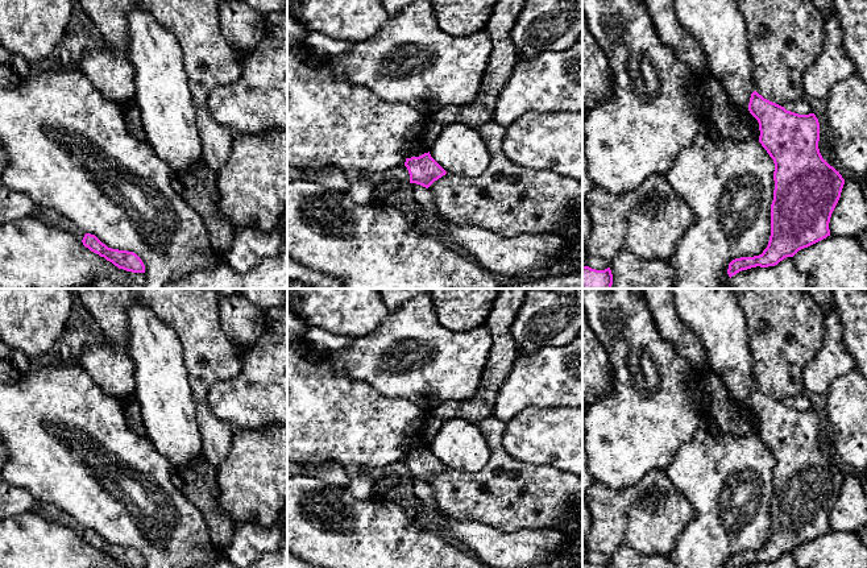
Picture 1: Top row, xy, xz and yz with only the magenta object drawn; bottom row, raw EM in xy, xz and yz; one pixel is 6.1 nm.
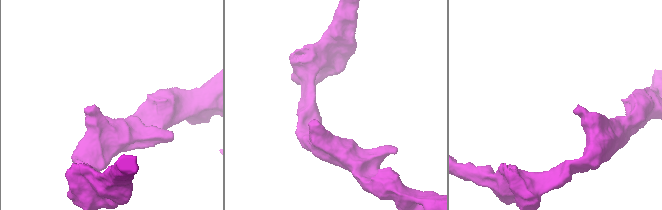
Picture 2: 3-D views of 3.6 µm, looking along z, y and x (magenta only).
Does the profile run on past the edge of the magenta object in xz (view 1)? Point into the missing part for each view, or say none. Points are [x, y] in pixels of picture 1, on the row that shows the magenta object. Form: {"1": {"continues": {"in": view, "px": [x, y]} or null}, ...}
{"1": {"continues": null}}

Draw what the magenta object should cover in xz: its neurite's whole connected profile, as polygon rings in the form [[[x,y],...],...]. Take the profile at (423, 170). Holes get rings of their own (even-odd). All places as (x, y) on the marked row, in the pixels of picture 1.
[[[430,152],[419,157],[406,158],[405,166],[410,174],[410,183],[416,183],[426,188],[447,174],[447,171],[431,157]]]

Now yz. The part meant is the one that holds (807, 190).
[[[756,91],[748,111],[759,123],[759,142],[775,163],[771,236],[762,254],[729,264],[730,278],[751,268],[775,266],[830,236],[830,217],[845,185],[839,171],[820,153],[820,123],[814,113],[787,111]]]

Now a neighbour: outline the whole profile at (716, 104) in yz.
[[[705,75],[700,78],[700,92],[704,115],[709,116],[725,137],[739,141],[750,141],[752,138],[750,121],[741,116],[713,76]]]

